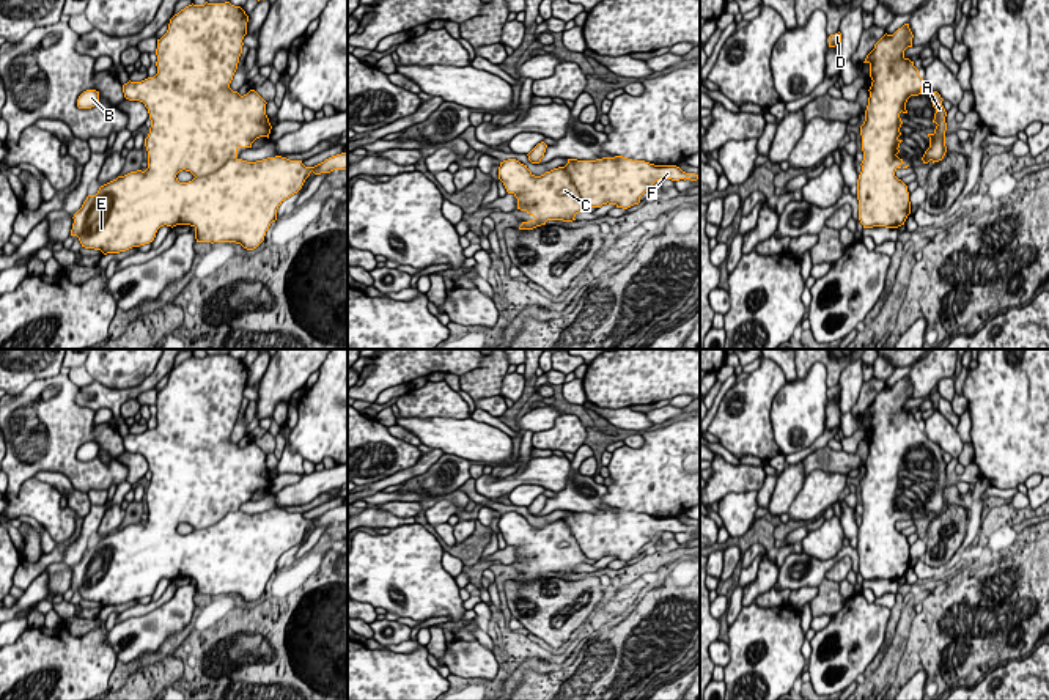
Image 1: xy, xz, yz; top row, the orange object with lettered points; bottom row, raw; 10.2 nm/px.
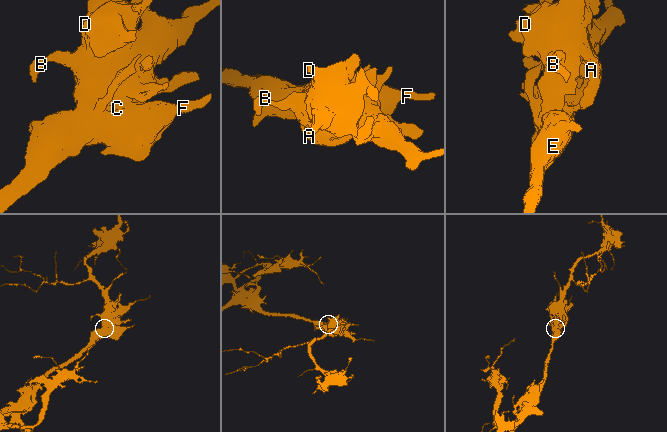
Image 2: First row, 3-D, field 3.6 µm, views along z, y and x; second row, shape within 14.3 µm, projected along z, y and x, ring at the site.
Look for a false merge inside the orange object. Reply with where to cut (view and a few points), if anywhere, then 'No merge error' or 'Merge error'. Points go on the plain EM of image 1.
No split. No merge error

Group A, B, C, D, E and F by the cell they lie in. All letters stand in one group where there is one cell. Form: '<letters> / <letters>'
A B C D E F

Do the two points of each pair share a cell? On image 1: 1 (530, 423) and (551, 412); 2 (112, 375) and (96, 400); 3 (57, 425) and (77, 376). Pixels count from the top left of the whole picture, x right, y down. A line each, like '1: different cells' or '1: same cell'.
1: same cell
2: different cells
3: different cells

